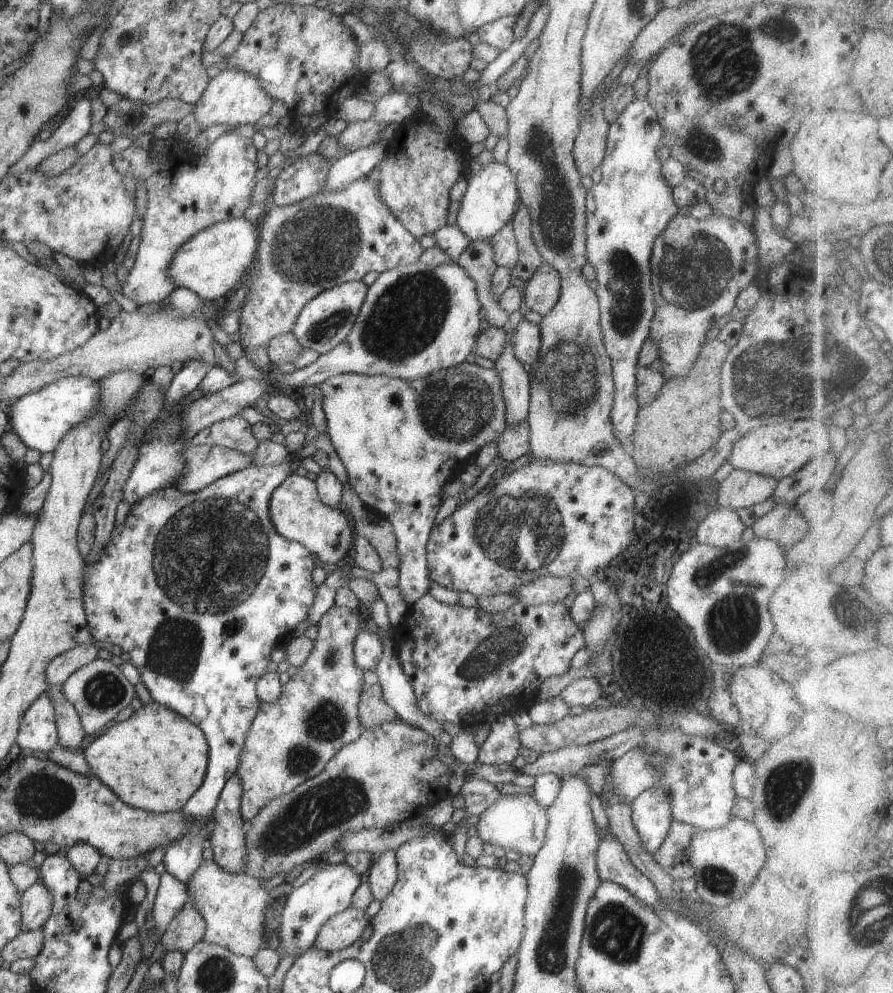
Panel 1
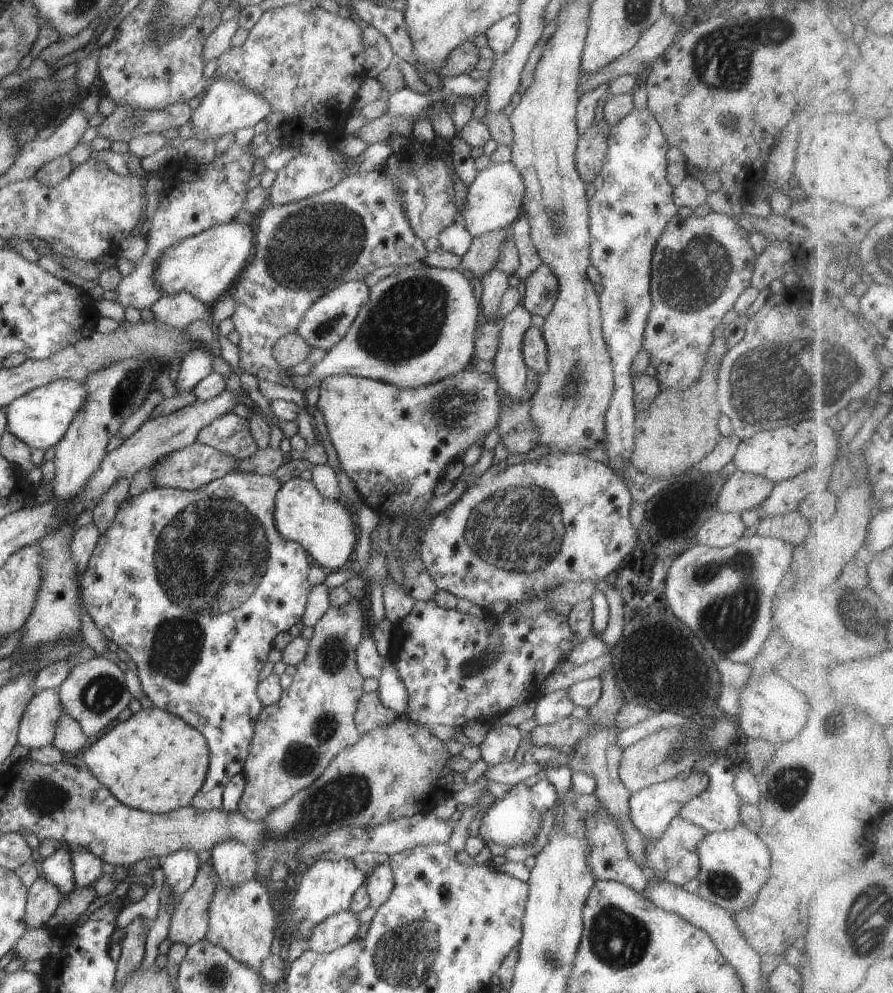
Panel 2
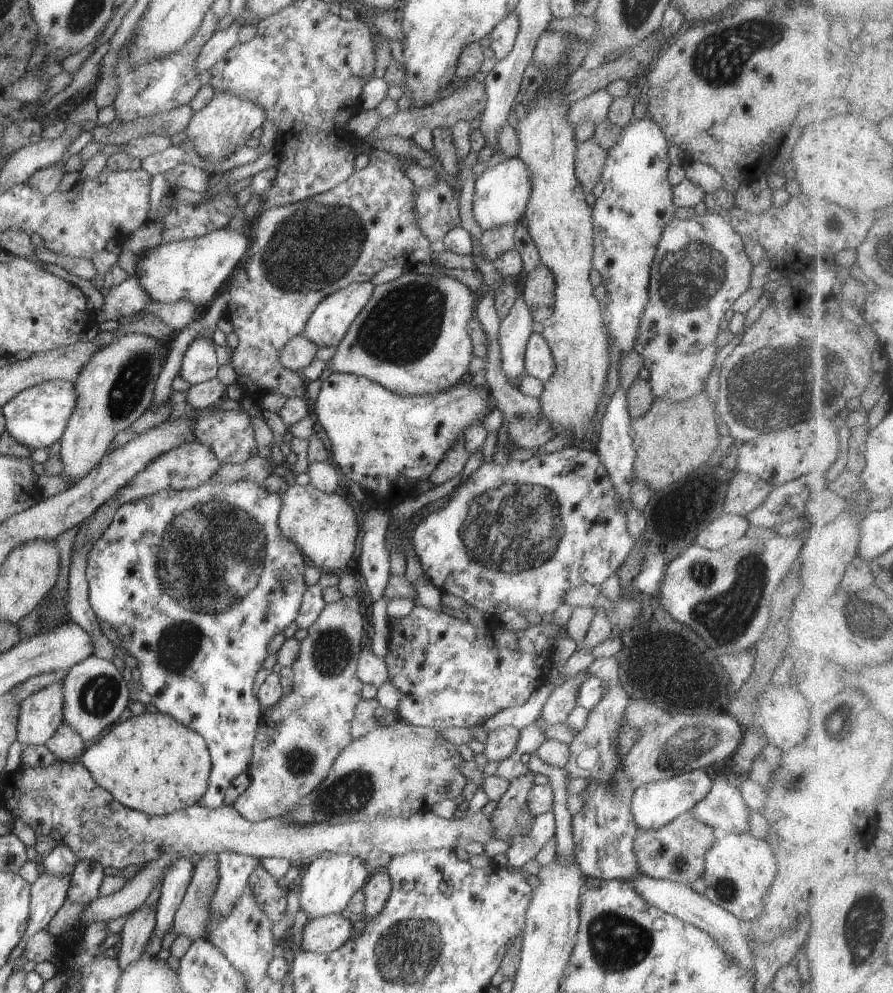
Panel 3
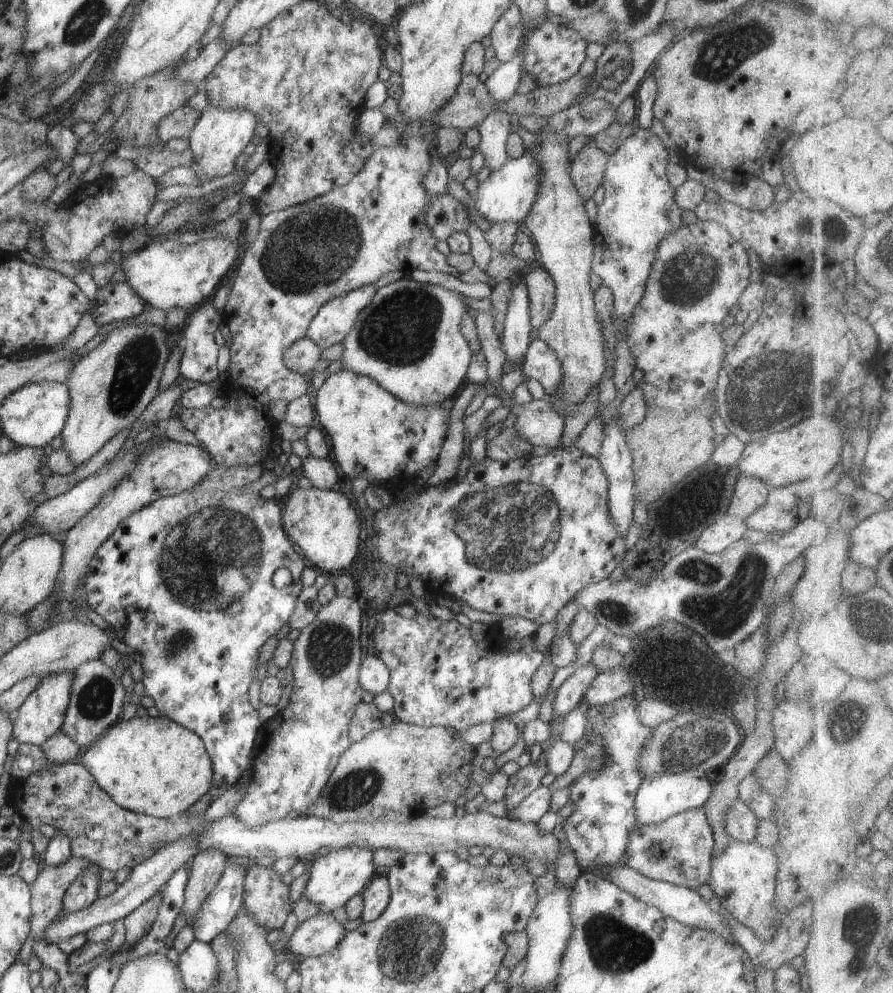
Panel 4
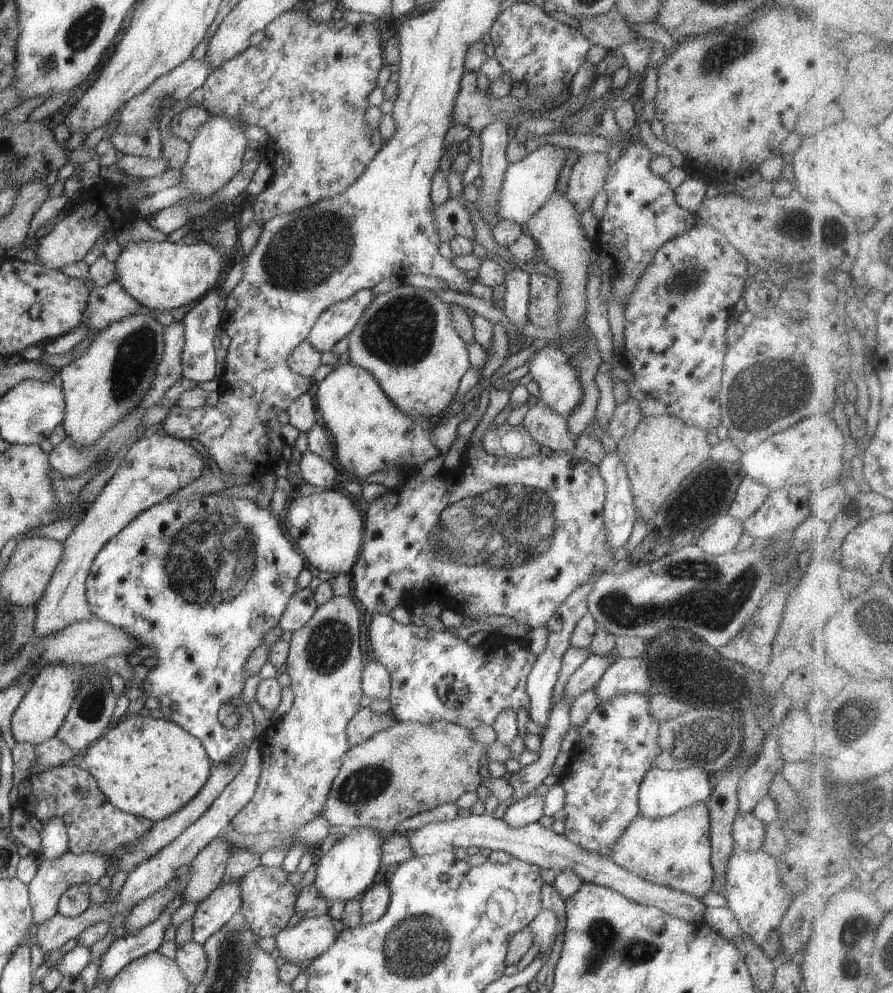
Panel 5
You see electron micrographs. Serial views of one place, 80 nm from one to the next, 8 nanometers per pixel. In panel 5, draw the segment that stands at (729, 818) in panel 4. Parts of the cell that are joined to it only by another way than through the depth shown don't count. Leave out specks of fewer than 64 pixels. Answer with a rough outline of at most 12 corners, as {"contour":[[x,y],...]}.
{"contour":[[754,814],[738,815],[732,838],[748,852],[764,844],[764,823]]}

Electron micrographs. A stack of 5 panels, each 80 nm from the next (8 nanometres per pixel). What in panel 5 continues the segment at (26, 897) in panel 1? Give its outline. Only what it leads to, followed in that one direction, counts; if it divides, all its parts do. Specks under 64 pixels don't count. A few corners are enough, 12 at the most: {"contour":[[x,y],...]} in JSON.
{"contour":[[106,854],[39,859],[28,884],[33,922],[58,914],[76,884],[96,885],[110,866]]}

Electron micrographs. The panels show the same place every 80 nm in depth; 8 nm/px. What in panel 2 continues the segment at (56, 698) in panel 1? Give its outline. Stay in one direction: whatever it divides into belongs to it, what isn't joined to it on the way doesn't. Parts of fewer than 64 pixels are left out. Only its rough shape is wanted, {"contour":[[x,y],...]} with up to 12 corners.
{"contour":[[63,712],[51,744],[65,755],[78,756],[88,737]]}

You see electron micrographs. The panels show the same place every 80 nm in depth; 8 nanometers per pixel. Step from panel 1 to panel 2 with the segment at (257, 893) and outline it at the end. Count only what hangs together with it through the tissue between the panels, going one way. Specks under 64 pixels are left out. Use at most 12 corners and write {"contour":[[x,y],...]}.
{"contour":[[217,878],[205,939],[260,975],[280,933],[270,888]]}

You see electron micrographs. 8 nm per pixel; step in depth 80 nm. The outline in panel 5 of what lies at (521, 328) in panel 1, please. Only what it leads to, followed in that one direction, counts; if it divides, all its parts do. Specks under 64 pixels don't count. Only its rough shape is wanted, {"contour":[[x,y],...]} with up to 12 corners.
{"contour":[[558,347],[530,356],[540,400],[566,418],[582,402],[579,373]]}

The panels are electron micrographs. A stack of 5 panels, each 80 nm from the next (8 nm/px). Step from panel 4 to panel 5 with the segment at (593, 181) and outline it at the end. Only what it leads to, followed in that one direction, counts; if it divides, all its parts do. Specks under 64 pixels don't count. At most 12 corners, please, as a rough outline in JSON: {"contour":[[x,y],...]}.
{"contour":[[580,153],[566,198],[583,213],[602,192],[609,160]]}

